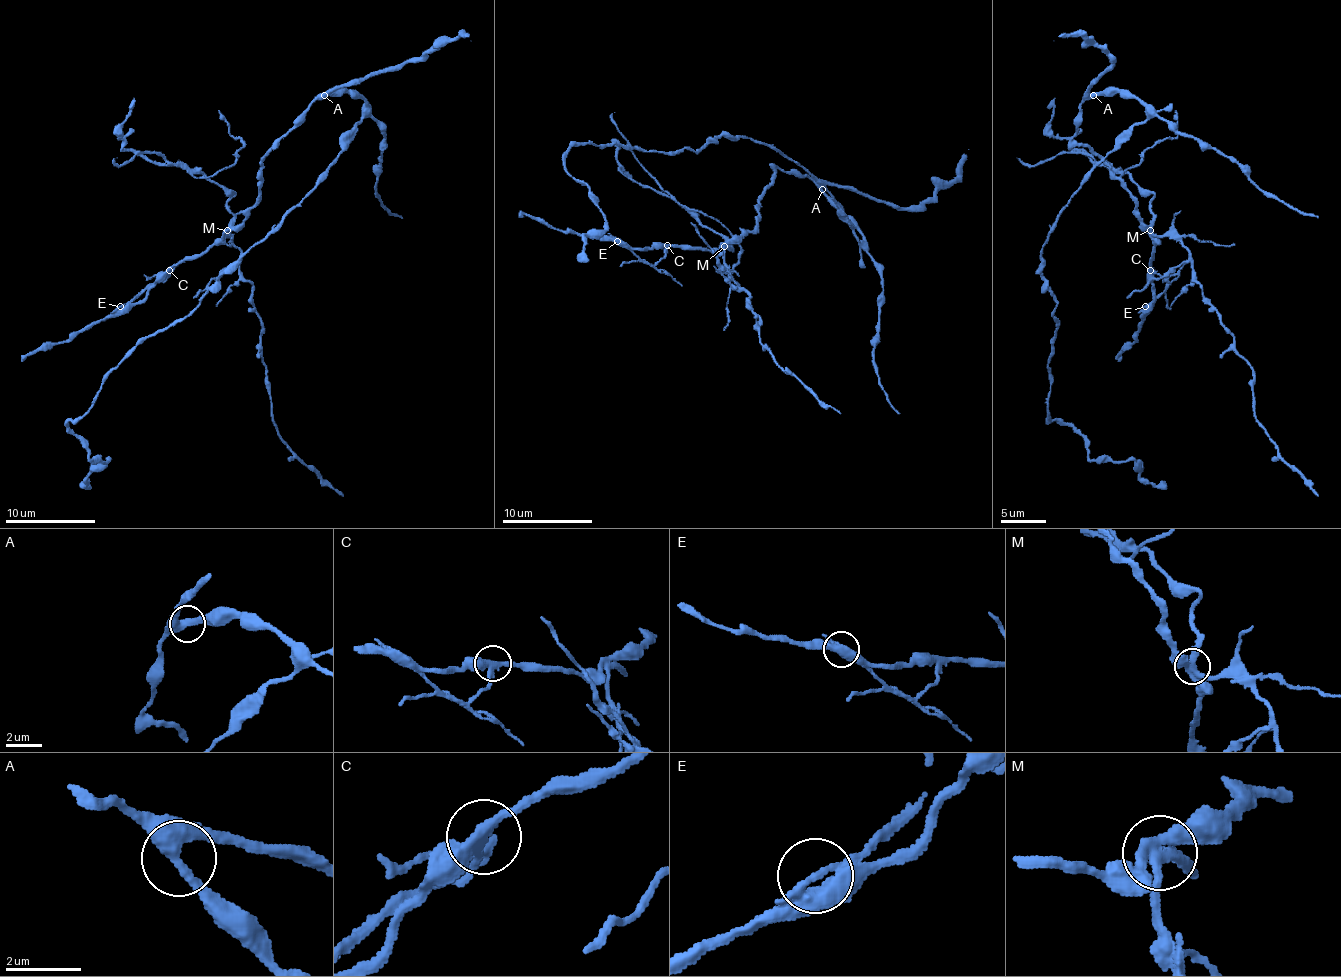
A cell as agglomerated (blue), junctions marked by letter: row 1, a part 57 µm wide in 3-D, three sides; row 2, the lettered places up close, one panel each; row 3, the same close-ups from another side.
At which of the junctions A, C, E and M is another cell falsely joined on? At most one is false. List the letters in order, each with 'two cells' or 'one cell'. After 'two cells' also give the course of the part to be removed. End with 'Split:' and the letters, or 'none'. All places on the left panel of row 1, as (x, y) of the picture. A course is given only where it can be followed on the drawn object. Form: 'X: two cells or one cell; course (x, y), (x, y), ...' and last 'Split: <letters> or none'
A: one cell
C: one cell
E: one cell
M: two cells; course (227, 230), (241, 252), (239, 273), (252, 286), (252, 309), (261, 322), (272, 423), (290, 448), (342, 495)
Split: M

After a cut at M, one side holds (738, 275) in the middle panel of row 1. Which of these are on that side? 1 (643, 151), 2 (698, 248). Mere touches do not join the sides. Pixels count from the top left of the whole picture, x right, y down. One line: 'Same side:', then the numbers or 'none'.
Same side: none

